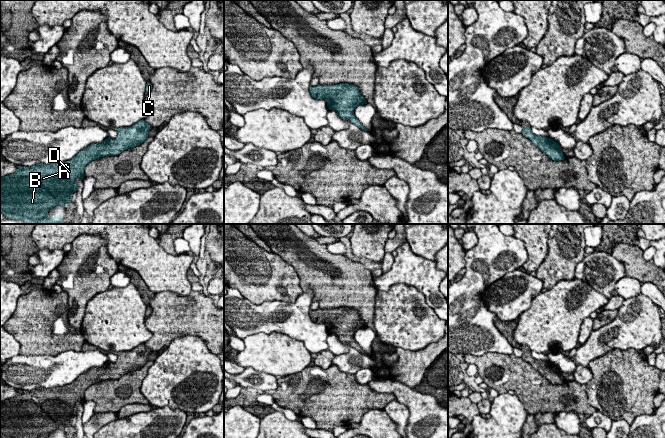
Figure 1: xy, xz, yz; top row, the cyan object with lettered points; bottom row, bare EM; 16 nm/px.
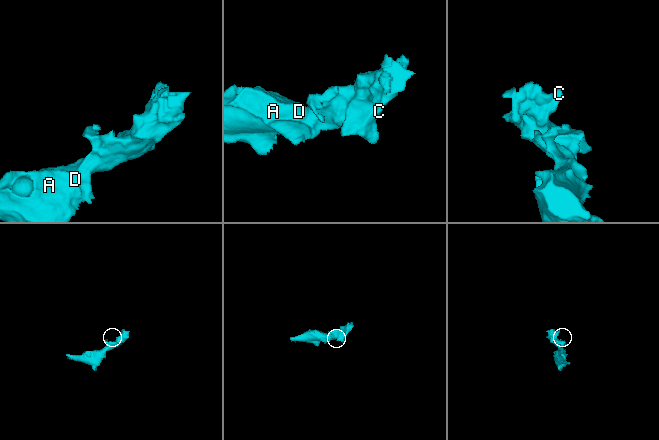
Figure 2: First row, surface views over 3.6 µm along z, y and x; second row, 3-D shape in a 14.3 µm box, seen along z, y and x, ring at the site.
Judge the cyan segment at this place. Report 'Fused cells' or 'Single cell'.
Single cell

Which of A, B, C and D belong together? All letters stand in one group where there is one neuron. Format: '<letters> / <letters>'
A B C D

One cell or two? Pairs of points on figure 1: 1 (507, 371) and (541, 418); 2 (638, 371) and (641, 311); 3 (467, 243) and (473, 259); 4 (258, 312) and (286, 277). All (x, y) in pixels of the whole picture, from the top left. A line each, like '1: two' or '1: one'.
1: two
2: two
3: two
4: two

